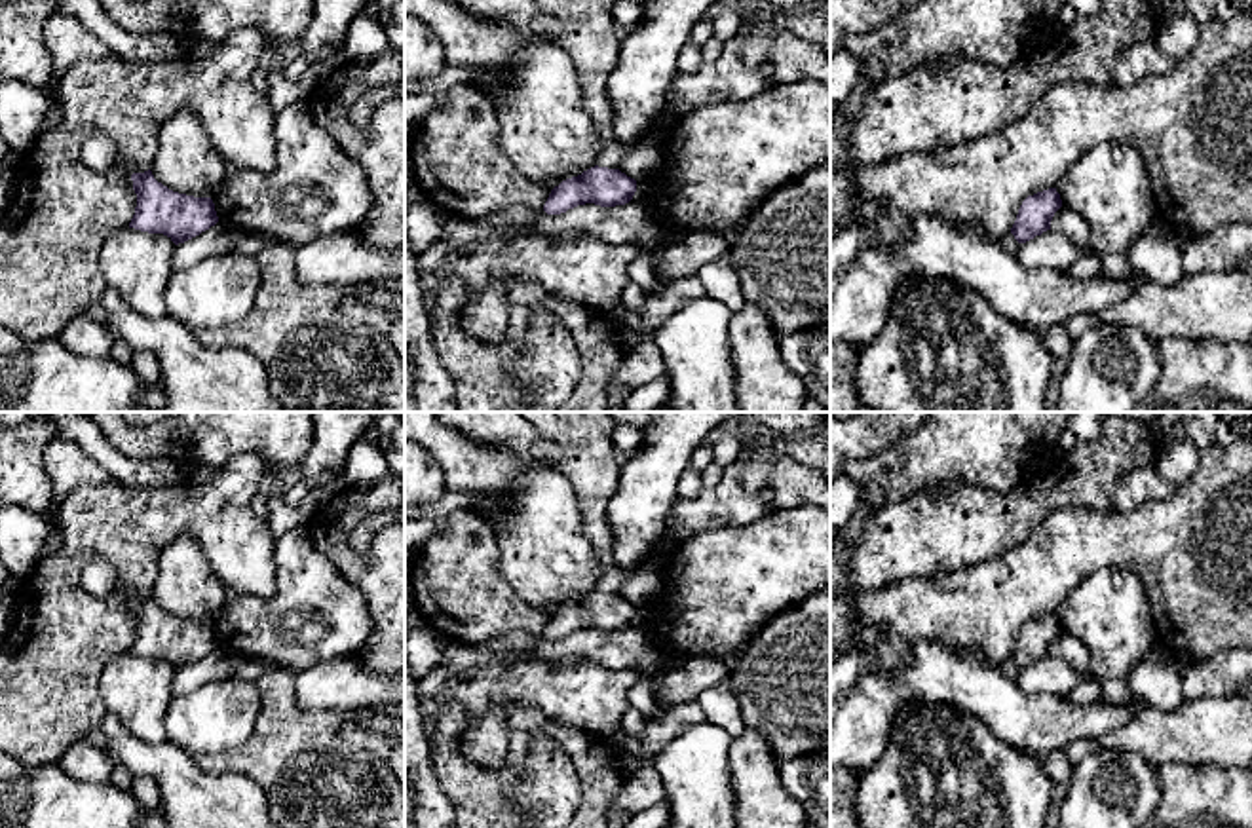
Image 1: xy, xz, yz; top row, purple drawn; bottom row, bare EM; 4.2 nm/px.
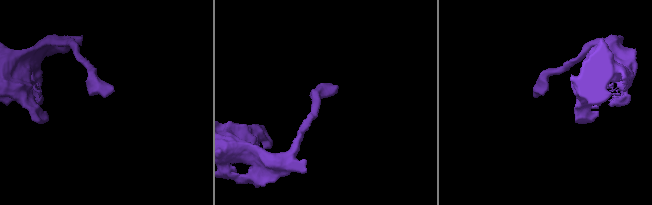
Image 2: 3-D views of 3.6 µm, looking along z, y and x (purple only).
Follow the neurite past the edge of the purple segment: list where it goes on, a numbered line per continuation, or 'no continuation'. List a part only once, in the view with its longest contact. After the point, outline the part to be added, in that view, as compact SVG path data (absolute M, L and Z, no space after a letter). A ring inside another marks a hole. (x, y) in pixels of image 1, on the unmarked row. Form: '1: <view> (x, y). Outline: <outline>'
no continuation

